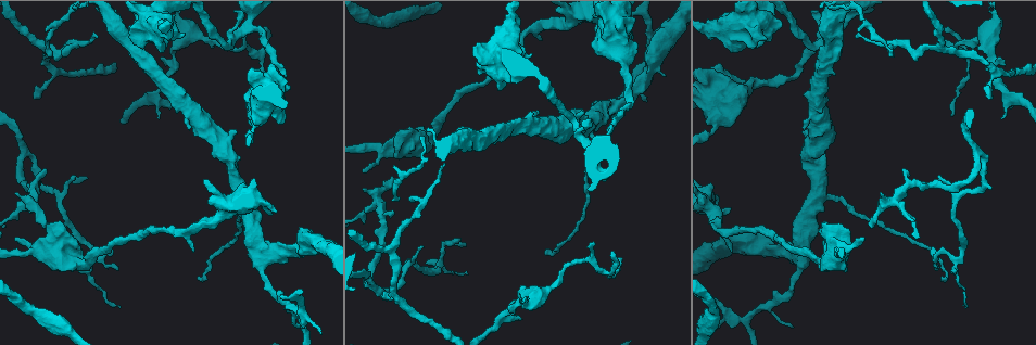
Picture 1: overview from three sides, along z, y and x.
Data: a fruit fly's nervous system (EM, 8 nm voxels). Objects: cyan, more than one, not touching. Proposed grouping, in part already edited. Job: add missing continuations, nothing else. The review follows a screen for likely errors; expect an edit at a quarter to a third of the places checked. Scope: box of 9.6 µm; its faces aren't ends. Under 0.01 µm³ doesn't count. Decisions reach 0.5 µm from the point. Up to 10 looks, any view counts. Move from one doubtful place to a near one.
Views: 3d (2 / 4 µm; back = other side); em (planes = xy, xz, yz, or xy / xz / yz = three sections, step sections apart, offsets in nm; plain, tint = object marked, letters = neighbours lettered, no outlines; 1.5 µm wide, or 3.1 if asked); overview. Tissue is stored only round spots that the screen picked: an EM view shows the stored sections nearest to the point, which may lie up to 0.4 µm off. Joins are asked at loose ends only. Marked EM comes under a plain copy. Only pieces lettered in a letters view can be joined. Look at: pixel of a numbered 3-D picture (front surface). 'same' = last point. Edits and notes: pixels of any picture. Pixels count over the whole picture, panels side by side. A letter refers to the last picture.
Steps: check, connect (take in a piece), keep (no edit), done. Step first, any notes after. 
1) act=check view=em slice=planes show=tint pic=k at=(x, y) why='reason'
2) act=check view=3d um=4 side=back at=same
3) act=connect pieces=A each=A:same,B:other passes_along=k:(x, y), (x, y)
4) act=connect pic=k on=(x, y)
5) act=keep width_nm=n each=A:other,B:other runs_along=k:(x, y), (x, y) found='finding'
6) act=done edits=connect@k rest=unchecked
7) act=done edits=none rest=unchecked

act=check view=em slice=planes show=letters pic=1 at=(874, 227) why='free end'

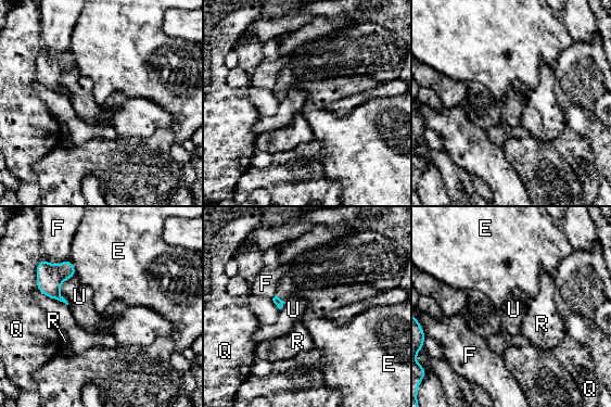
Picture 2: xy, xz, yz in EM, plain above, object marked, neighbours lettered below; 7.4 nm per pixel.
act=keep each=E:other,F:other,Q:other,R:other,U:other border=2:(75, 274), (60, 287), (67, 304) found='no lettered piece goes on from it'

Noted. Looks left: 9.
act=check view=3d um=2 pic=1 at=(945, 276) why='long arm stops here'

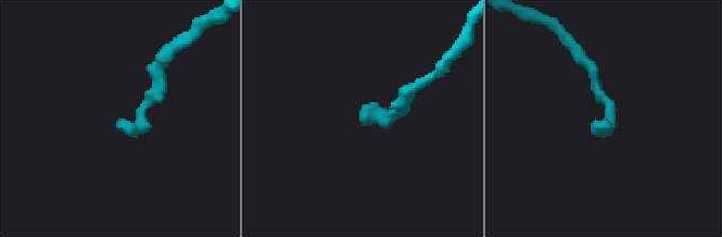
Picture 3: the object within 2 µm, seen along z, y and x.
act=check view=em slice=xz step=8 show=tint pic=3 at=(605, 120)

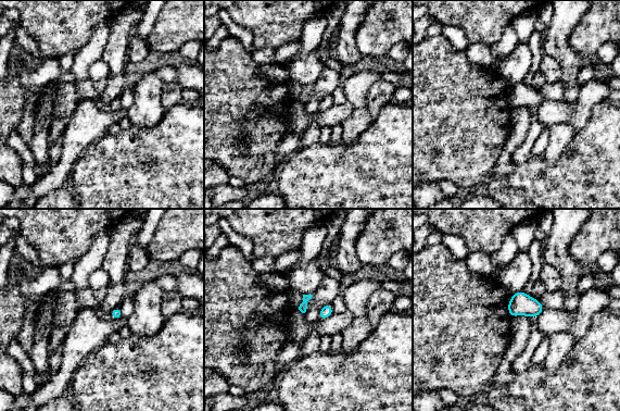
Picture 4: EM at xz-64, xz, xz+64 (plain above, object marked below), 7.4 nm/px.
act=check view=em slice=planes show=letters at=same

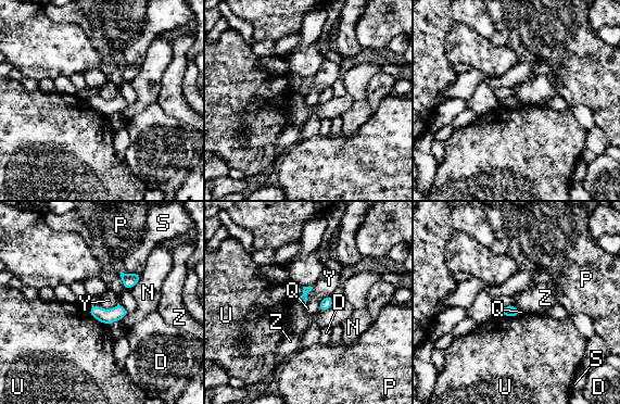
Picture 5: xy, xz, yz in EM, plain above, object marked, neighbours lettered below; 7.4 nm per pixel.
act=keep each=D:other,N:other,P:other,Q:other,S:other,U:other,Y:other,Z:other found='none of them fits'

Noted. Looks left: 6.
act=check view=em slice=planes show=letters pic=1 at=(97, 36) why='free end'

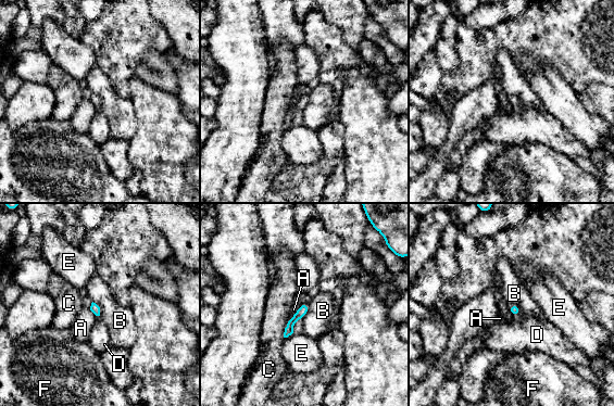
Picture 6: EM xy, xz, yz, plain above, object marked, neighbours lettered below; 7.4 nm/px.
act=keep longest_contact=A:140nm each=A:other,B:other,C:other,D:other,E:other,F:other border=6:(509, 304), (516, 304), (521, 314) found='none of them fits'

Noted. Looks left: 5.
act=check view=em slice=planes show=letters pic=1 at=(730, 125) why='thick end'

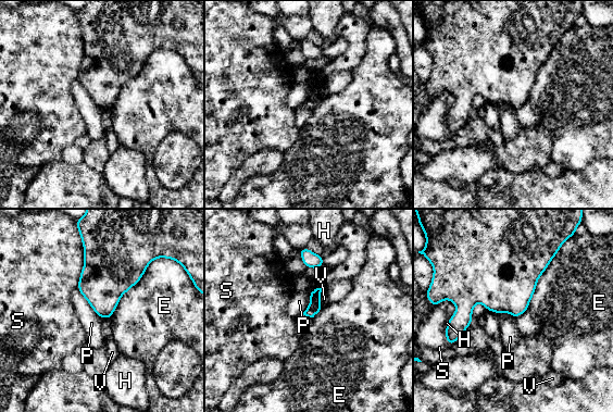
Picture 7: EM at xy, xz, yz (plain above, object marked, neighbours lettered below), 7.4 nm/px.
act=keep each=E:other,H:other,P:other,S:other,V:other border=7:(76, 287), (101, 319) found='none of them fits'

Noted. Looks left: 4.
act=done edits=none rest=unchecked

